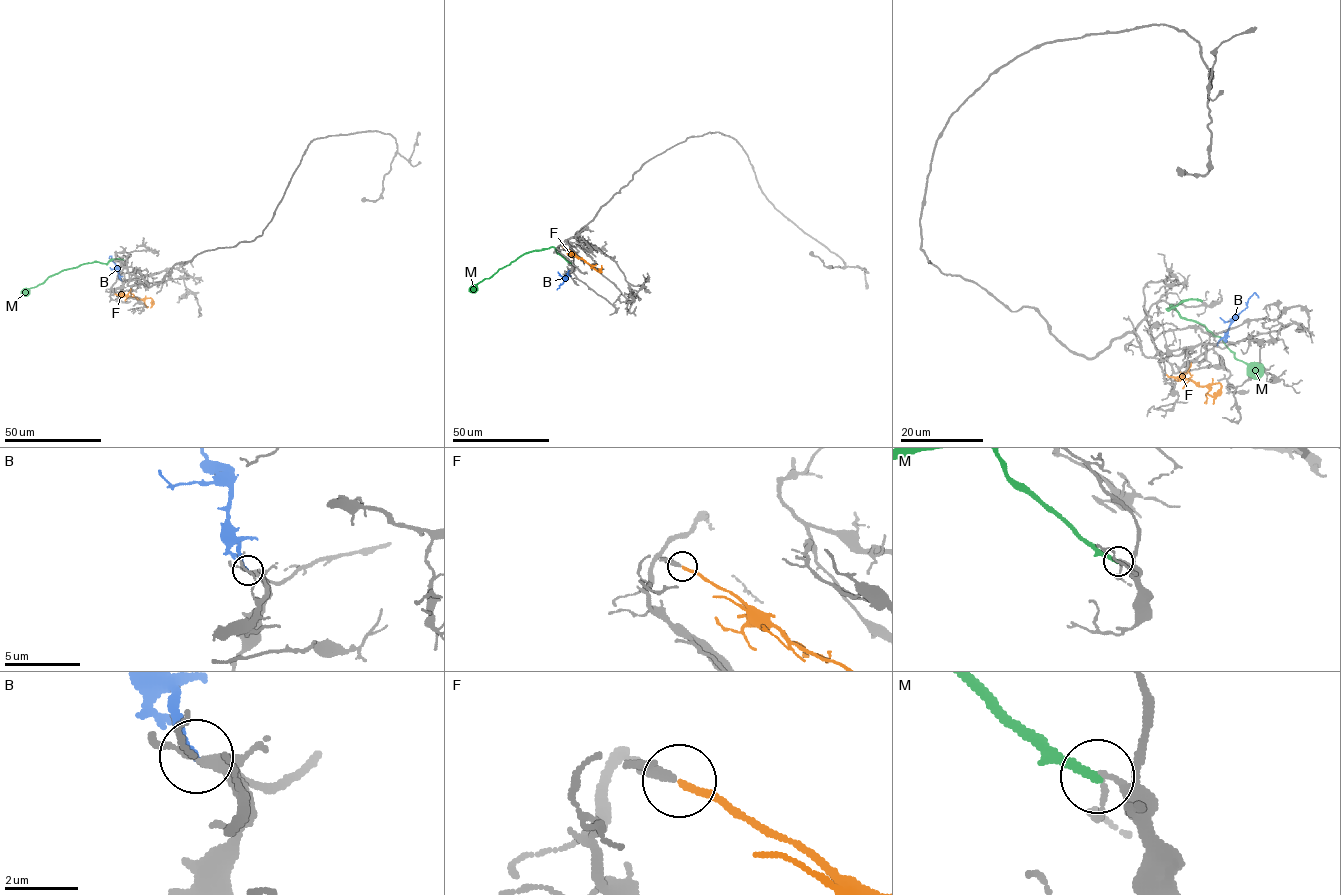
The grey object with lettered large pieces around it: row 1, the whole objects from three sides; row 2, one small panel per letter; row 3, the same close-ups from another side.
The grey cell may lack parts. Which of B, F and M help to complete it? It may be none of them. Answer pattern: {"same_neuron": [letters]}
{"same_neuron": ["B", "F"]}

